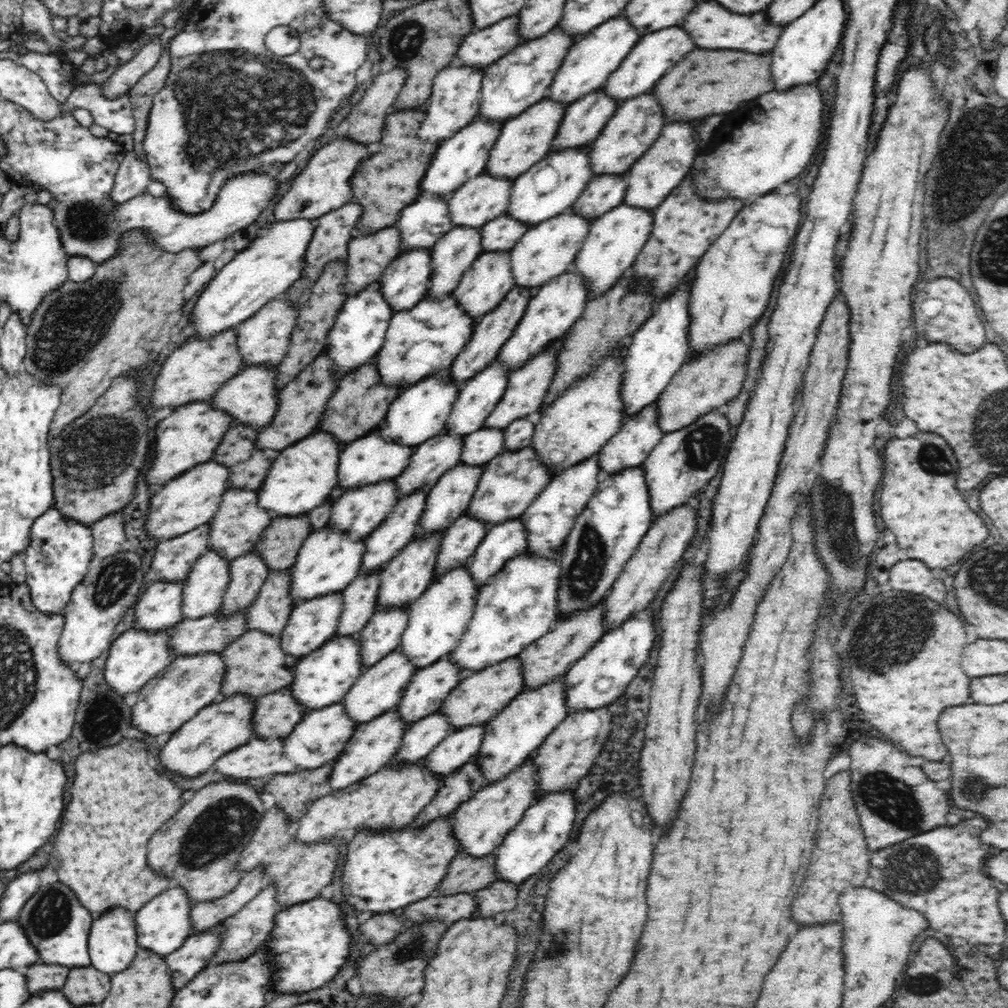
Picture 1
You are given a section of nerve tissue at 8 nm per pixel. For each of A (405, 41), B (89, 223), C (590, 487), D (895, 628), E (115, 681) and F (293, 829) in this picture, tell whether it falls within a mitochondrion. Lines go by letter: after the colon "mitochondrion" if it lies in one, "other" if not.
A: mitochondrion
B: mitochondrion
C: other
D: mitochondrion
E: other
F: other

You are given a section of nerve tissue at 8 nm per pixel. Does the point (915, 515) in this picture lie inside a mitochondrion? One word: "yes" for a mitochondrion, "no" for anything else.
no

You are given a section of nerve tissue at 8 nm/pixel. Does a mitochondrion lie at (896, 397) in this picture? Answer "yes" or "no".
no

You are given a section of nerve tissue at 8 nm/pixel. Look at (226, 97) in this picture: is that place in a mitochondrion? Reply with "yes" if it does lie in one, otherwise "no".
yes

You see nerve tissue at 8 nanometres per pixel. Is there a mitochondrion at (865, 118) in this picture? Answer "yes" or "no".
no

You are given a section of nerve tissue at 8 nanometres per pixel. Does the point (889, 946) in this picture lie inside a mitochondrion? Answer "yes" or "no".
no

